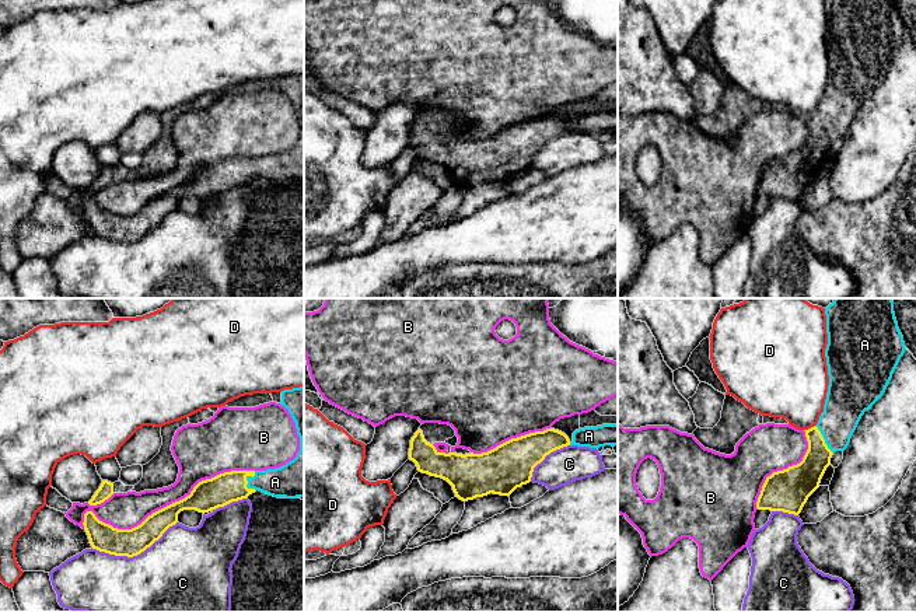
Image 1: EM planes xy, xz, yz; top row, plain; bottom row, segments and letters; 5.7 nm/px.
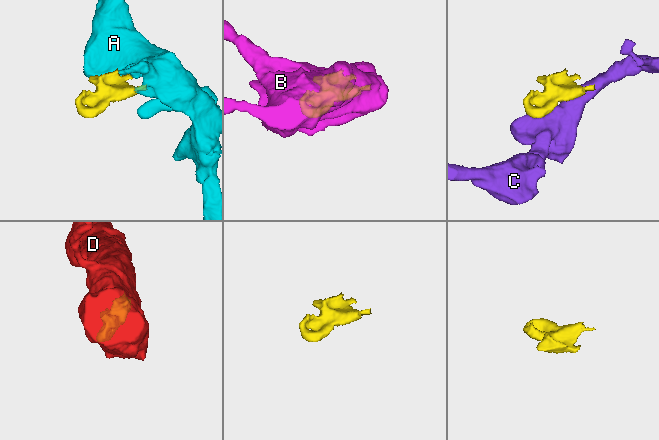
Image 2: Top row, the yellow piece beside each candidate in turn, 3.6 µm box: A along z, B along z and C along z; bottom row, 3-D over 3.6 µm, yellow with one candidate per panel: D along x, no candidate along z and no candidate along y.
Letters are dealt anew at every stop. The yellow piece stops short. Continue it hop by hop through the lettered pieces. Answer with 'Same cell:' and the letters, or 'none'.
Same cell: A

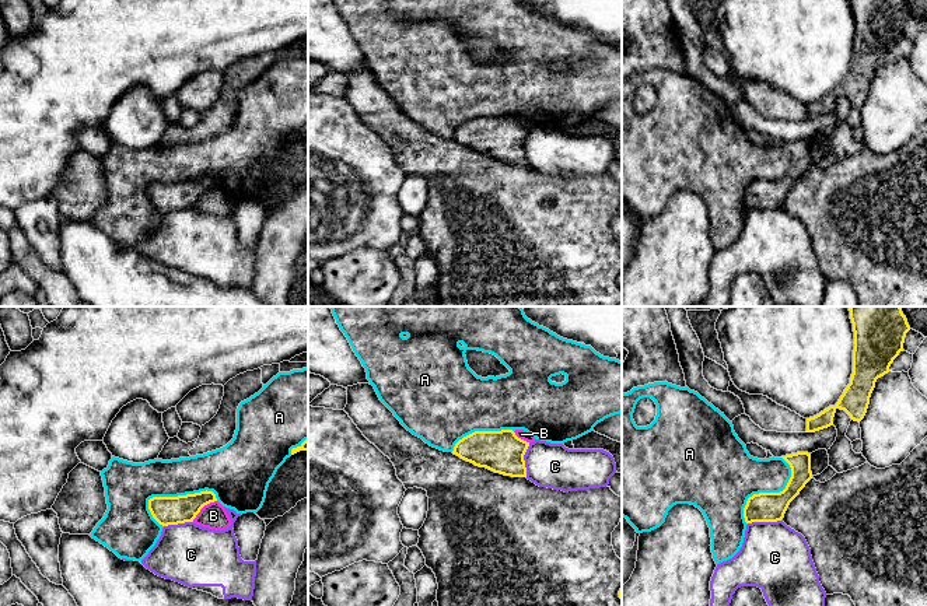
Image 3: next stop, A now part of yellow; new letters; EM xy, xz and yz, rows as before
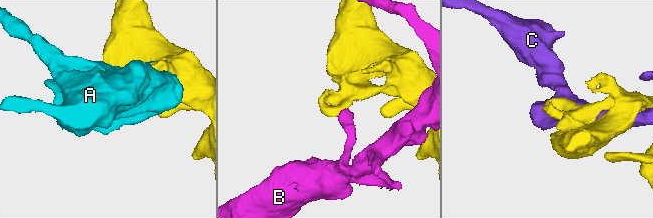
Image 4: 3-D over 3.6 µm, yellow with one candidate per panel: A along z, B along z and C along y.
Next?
Same cell: none

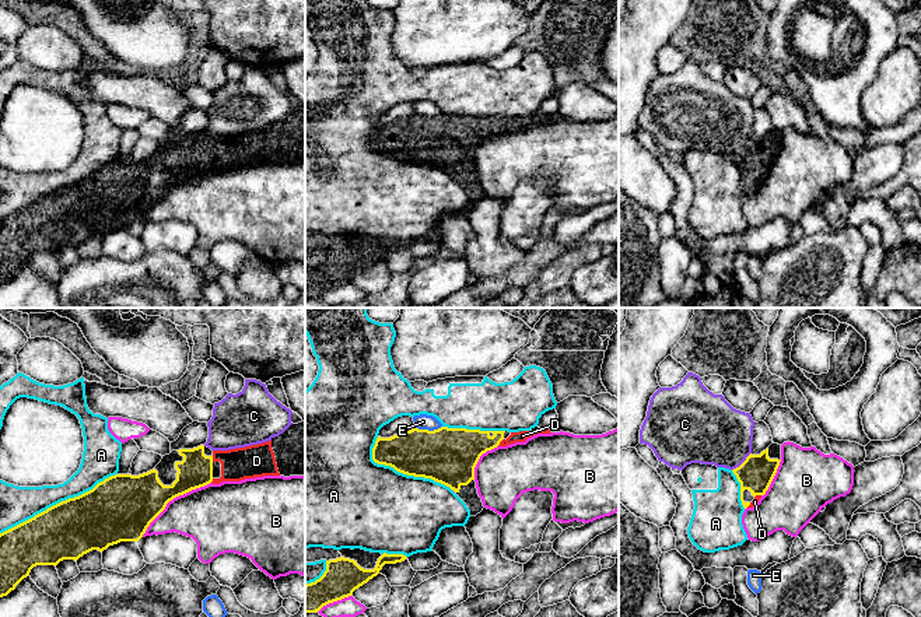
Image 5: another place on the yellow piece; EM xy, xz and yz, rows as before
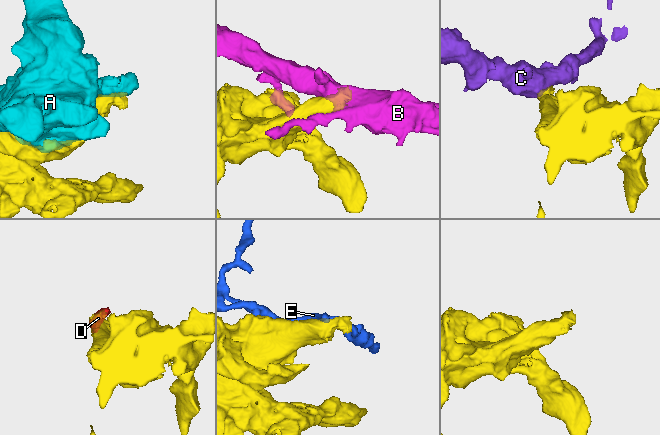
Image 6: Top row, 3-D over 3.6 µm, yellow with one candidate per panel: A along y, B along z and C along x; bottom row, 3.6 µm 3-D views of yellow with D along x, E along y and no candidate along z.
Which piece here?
Same cell: D

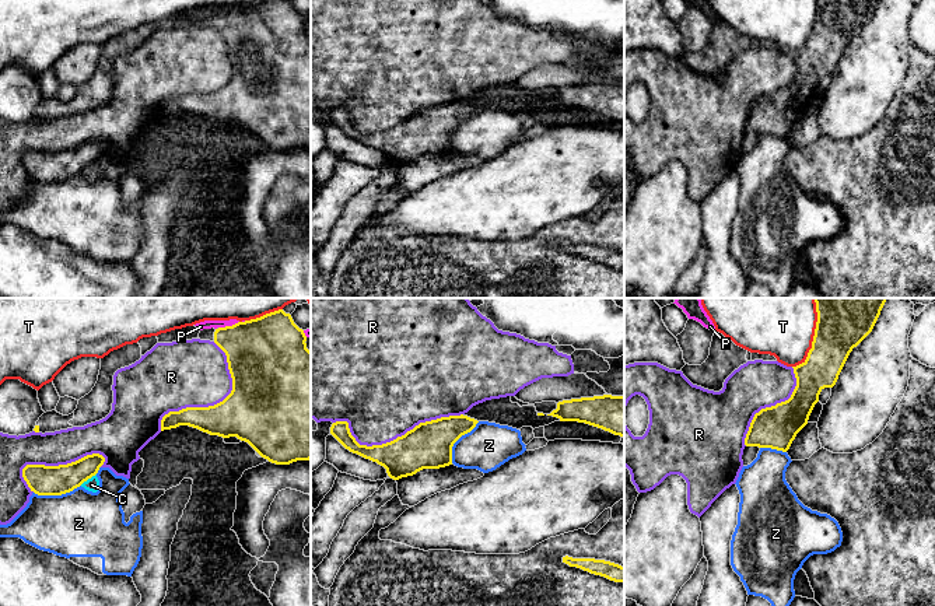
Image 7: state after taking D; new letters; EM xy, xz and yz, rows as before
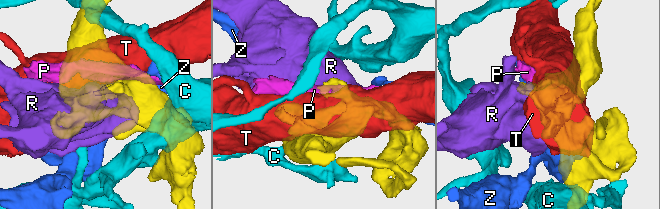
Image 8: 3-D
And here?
Same cell: none

